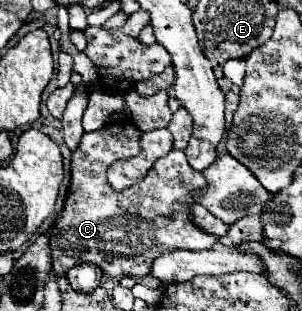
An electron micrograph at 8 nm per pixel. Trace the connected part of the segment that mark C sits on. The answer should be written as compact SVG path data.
M121 118L113 124L105 124L101 130L89 132L81 138L79 148L71 156L71 184L69 184L69 196L65 198L65 206L55 220L55 224L49 228L49 254L53 258L53 272L57 276L65 276L73 266L77 264L97 264L105 274L119 278L123 276L145 276L149 274L149 264L155 256L167 250L209 250L215 244L219 244L219 236L213 236L205 230L201 230L191 220L191 200L199 198L207 190L205 176L201 172L195 172L189 164L183 152L169 152L167 156L159 158L145 178L125 190L111 188L107 180L107 168L123 158L131 158L139 154L139 136L141 130L135 128L135 124L129 118Z

